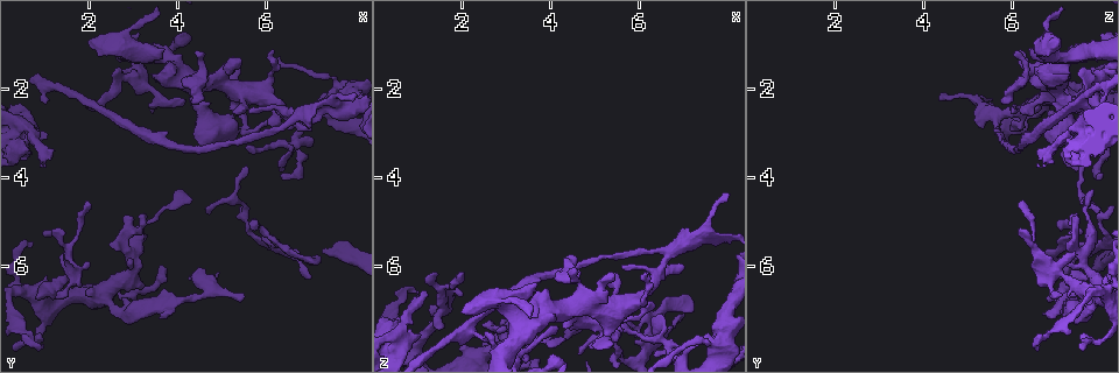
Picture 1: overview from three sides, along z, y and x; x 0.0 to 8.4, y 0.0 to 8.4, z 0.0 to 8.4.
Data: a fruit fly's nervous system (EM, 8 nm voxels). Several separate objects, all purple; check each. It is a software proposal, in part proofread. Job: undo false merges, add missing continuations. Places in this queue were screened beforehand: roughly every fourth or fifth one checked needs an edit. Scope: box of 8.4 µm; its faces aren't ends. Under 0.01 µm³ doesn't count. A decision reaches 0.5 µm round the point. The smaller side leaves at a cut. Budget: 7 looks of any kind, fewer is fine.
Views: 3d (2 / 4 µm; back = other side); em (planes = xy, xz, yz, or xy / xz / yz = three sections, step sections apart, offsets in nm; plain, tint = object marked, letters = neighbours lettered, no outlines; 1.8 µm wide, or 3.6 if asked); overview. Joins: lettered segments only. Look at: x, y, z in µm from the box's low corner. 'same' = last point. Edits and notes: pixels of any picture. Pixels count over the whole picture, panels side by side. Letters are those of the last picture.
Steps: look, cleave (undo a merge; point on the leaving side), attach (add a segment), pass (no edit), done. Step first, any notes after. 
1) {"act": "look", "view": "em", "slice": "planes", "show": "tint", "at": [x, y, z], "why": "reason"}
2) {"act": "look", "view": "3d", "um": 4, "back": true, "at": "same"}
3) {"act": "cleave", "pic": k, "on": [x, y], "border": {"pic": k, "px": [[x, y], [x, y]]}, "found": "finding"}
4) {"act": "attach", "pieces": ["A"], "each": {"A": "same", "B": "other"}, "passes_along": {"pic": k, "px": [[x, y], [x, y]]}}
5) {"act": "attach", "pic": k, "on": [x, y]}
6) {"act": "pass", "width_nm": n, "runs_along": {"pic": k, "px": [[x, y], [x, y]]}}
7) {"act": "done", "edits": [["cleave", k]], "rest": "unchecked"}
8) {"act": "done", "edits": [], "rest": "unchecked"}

{"act": "look", "view": "em", "slice": "planes", "show": "letters", "at": [7.20, 5.80, 6.90], "why": "free end"}

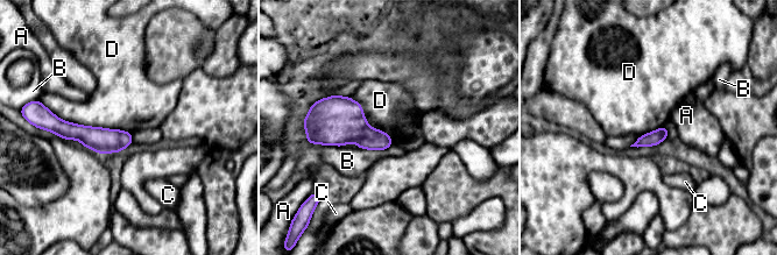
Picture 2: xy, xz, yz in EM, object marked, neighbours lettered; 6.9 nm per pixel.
{"act": "pass", "each": {"A": "other", "B": "other", "C": "other", "D": "other"}, "border": {"pic": 2, "px": [[49, 111], [66, 121], [131, 133]]}, "found": "no lettered segment goes on from it"}

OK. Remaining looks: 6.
{"act": "look", "view": "em", "slice": "xz", "step": 8, "show": "tint", "at": [7.95, 2.15, 7.55], "why": "abrupt turn"}

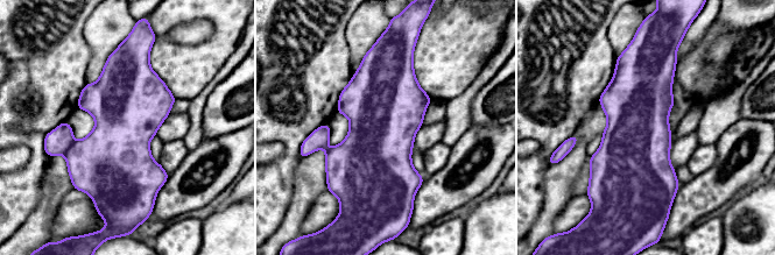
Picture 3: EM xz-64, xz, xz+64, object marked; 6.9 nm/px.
{"act": "look", "view": "em", "slice": "xy", "step": 4, "show": "tint", "at": "same", "why": "cut it another way"}

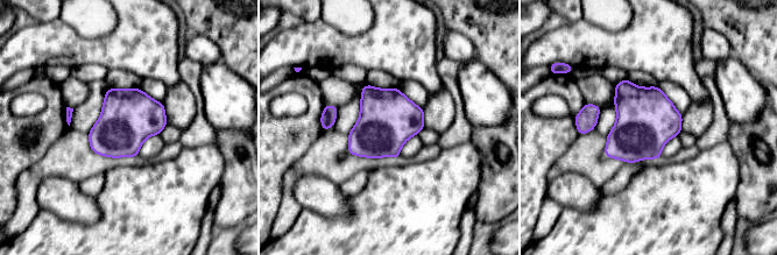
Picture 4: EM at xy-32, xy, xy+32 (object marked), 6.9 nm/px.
{"act": "look", "view": "em", "slice": "xy", "step": 4, "show": "letters", "at": "same"}

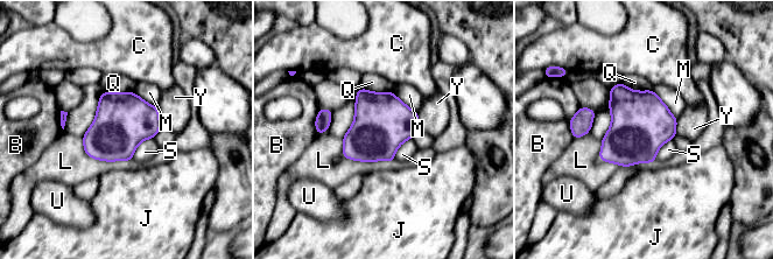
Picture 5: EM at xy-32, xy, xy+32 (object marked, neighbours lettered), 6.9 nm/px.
{"act": "pass", "longest_contact_nm": ["L", 360], "each": {"B": "other", "C": "other", "J": "other", "L": "other", "M": "other", "Q": "other", "S": "other", "U": "other", "Y": "other"}, "found": "continuous, no second neuron"}

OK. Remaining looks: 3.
{"act": "look", "view": "em", "um": 3.6, "slice": "planes", "show": "tint", "at": [6.70, 2.60, 5.75], "why": "arms part here"}

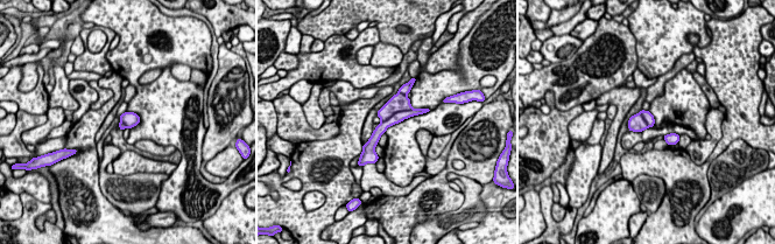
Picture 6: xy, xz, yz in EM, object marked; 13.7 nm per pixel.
{"act": "look", "view": "em", "um": 3.6, "slice": "planes", "show": "letters", "at": "same"}

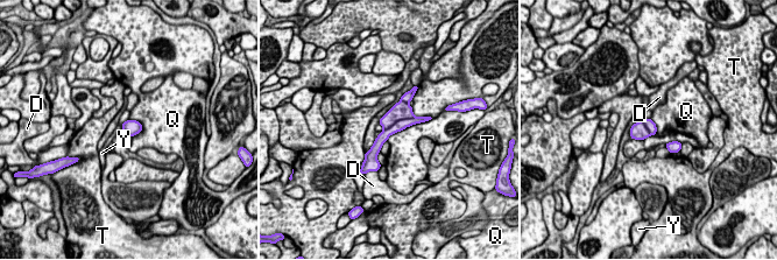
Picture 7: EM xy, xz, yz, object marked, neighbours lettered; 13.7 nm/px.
{"act": "cleave", "pic": 7, "on": [402, 110], "each": {"D": "other", "Q": "other", "T": "other", "Y": "other"}, "border": {"pic": 7, "px": [[412, 116], [398, 119], [383, 130]]}, "found": "a second neuron is stuck on"}

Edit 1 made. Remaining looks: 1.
{"act": "done", "edits": [["cleave", 7]], "rest": "unchecked"}

